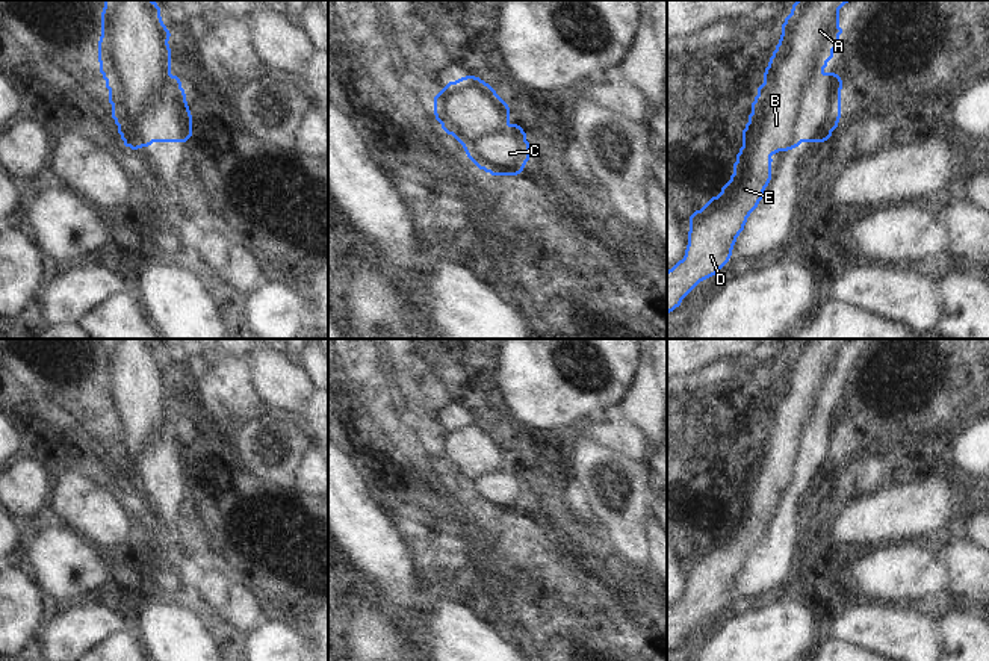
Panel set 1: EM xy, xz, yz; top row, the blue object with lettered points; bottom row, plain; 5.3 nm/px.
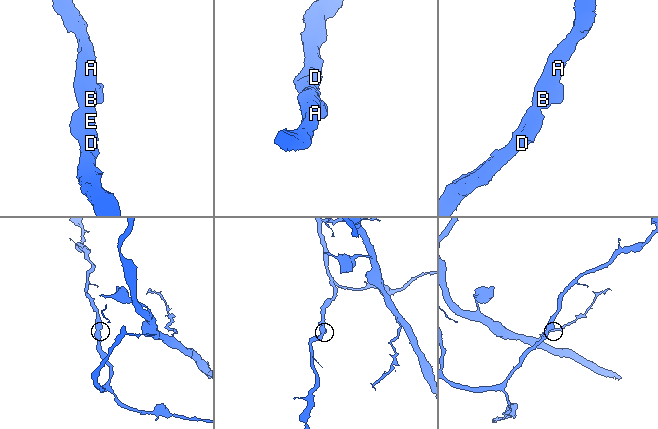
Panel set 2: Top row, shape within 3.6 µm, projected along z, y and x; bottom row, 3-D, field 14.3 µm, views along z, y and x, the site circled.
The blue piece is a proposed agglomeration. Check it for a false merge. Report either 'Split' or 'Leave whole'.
Split.

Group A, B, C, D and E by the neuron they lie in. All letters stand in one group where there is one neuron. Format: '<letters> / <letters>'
A B D E / C

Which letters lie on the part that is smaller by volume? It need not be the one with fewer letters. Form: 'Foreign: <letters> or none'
Foreign: C.

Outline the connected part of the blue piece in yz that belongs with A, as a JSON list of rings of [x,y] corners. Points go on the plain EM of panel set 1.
[[[797,339],[782,363],[782,374],[768,405],[764,422],[752,442],[749,461],[743,469],[743,486],[733,502],[730,519],[700,549],[690,555],[688,584],[685,594],[667,610],[667,653],[703,619],[715,614],[730,597],[736,576],[747,557],[758,546],[771,519],[771,495],[788,490],[801,481],[792,472],[800,434],[805,424],[824,411],[839,381],[839,348],[850,339]]]

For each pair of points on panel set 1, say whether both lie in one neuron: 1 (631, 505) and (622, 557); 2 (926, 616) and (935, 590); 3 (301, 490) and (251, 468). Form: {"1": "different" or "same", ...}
{"1": "same", "2": "different", "3": "different"}

